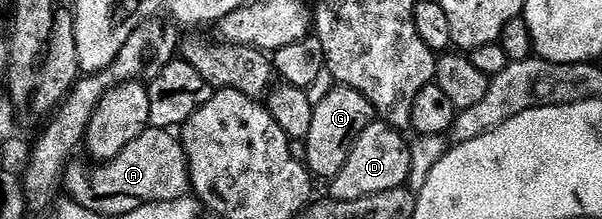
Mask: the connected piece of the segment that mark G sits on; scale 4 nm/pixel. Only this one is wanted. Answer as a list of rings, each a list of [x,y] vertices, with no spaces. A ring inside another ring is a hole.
[[[334,85],[324,101],[314,105],[312,125],[304,140],[304,162],[311,176],[318,181],[335,179],[340,169],[344,169],[344,161],[348,161],[348,153],[356,137],[360,137],[360,133],[364,133],[364,129],[368,129],[368,125],[375,122],[375,119],[376,112],[372,101],[368,101],[364,93],[351,87]]]

